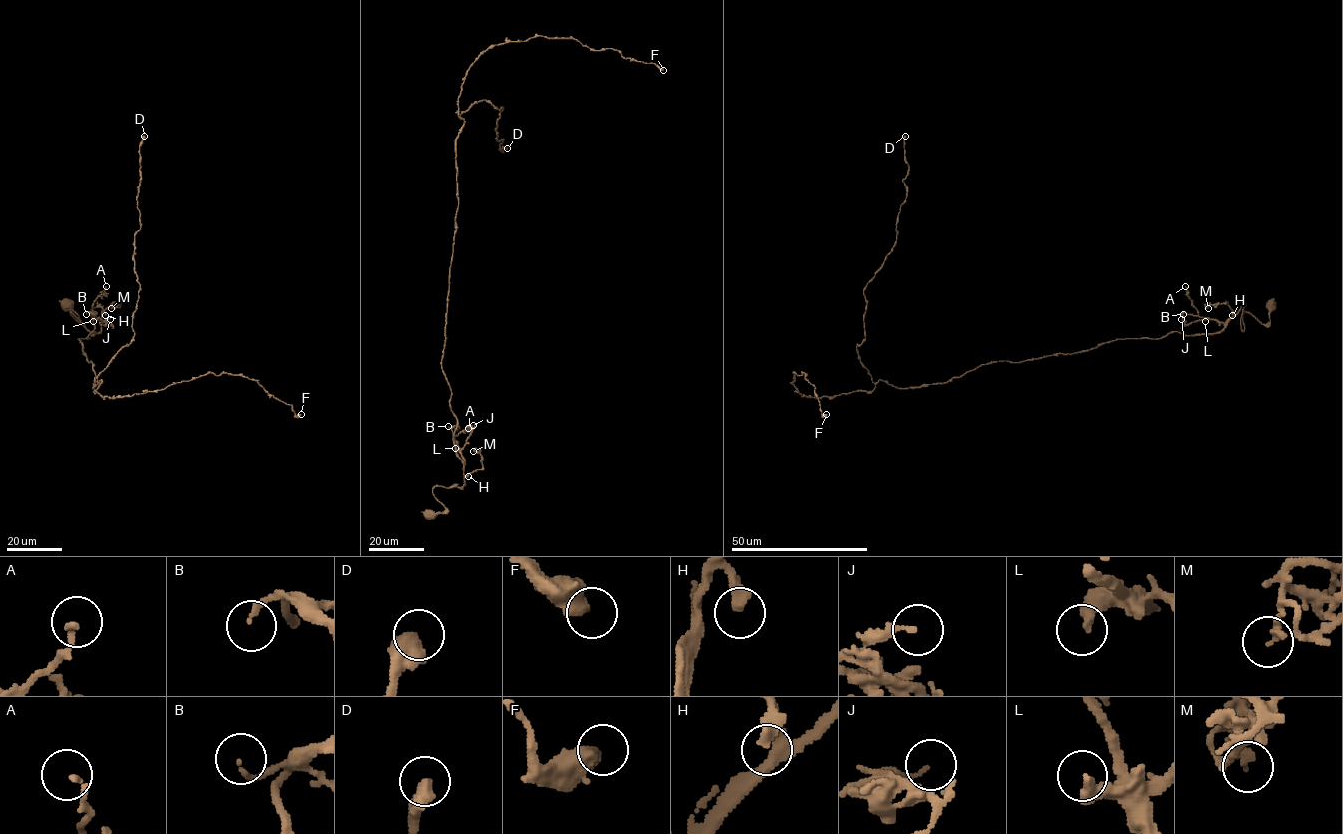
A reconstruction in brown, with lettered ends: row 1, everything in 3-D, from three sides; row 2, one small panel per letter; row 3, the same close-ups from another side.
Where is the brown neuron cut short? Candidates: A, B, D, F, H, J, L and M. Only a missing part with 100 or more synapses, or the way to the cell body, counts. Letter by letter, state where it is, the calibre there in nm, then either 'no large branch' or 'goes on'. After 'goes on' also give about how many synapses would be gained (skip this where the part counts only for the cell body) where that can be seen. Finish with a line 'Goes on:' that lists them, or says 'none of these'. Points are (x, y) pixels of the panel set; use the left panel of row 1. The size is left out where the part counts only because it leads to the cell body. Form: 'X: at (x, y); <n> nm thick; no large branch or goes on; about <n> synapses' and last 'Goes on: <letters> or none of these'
A: at (106, 286); 160 nm thick; no large branch
B: at (86, 314); 140 nm thick; no large branch
D: at (144, 136); 550 nm thick; no large branch
F: at (301, 414); 360 nm thick; no large branch
H: at (105, 315); 400 nm thick; no large branch
J: at (110, 319); 150 nm thick; no large branch
L: at (93, 321); 360 nm thick; no large branch
M: at (111, 308); 220 nm thick; no large branch
Goes on: none of these

